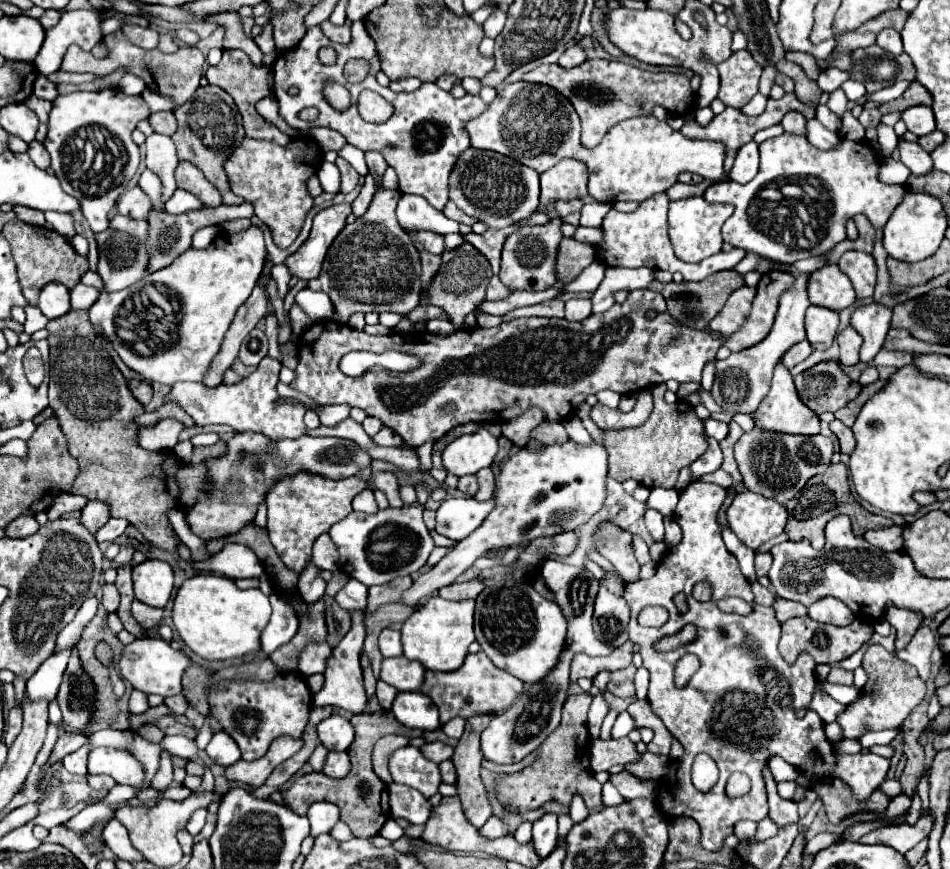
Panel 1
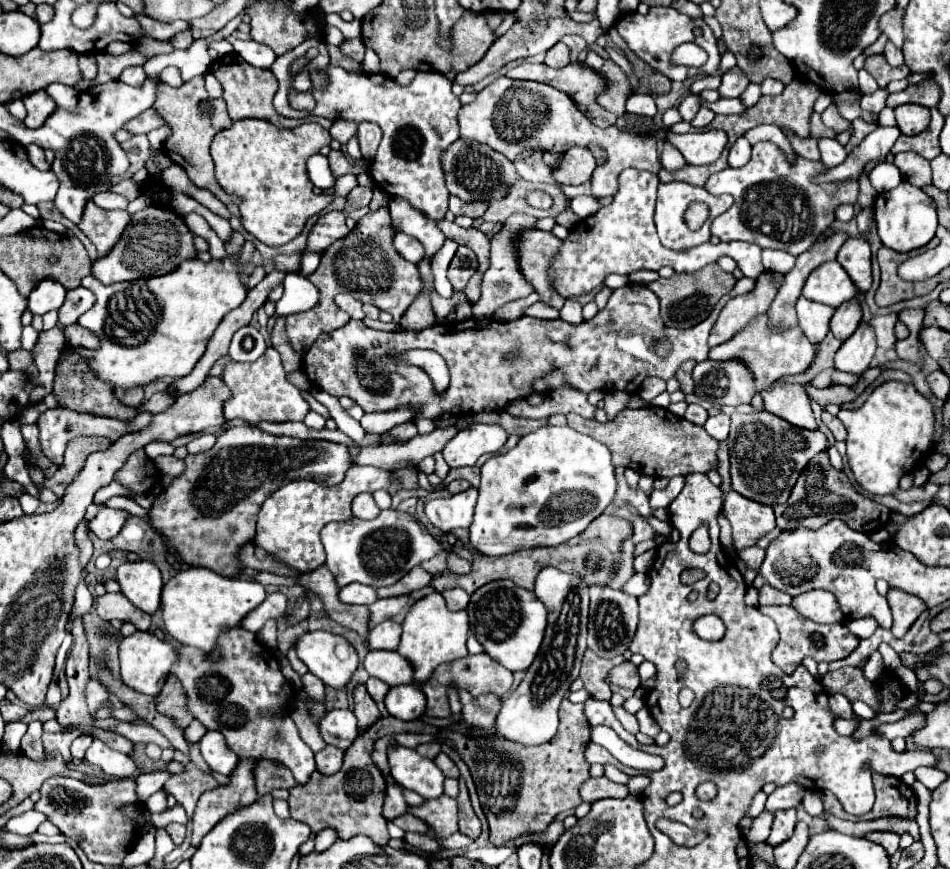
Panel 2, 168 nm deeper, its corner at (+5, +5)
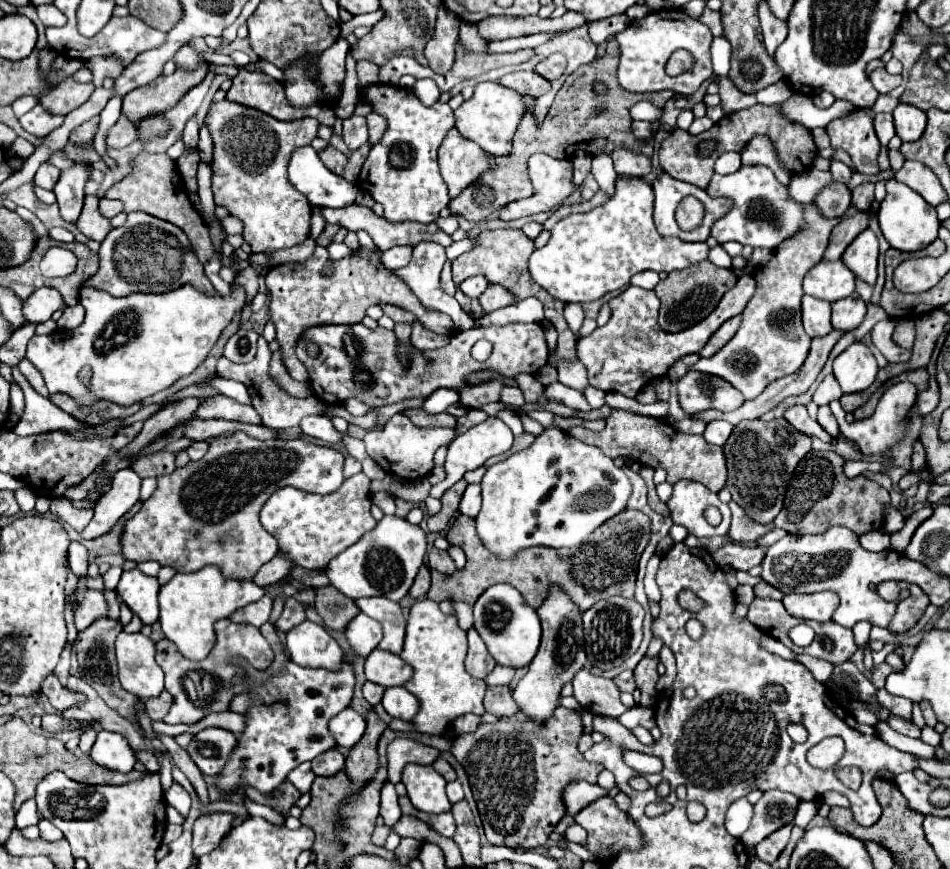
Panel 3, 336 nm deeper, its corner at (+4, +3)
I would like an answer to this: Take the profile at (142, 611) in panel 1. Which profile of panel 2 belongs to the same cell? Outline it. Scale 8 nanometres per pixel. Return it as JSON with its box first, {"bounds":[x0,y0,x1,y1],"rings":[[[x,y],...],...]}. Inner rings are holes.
{"bounds":[96,594,150,630],"rings":[[[104,594],[96,598],[96,614],[102,620],[112,620],[118,618],[122,622],[132,622],[138,630],[148,630],[150,626],[150,616],[142,610],[138,610],[124,594]]]}

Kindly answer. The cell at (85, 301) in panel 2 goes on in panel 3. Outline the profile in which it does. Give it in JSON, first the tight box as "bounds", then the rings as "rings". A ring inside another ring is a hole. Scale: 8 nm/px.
{"bounds":[57,304,85,328],"rings":[[[81,304],[75,306],[67,306],[63,310],[63,316],[57,320],[59,328],[77,328],[85,318],[85,308]]]}

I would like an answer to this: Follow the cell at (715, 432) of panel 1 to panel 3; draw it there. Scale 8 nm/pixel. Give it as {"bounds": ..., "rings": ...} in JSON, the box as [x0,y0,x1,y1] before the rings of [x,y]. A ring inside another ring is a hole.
{"bounds":[703,420,733,446],"rings":[[[713,420],[713,422],[707,424],[703,436],[705,436],[707,442],[711,442],[711,444],[715,444],[715,446],[725,446],[725,442],[727,442],[731,430],[733,430],[733,426],[731,426],[729,422]]]}

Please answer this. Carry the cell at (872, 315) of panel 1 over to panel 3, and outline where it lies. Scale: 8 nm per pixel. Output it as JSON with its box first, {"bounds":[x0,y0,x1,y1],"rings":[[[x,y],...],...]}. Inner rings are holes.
{"bounds":[833,342,877,394],"rings":[[[853,342],[833,360],[833,374],[845,394],[869,388],[877,376],[877,370],[877,360],[863,342]]]}

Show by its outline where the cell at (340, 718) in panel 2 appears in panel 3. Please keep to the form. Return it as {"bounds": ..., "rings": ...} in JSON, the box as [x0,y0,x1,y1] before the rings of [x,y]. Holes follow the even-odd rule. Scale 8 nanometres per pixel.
{"bounds":[329,708,365,748],"rings":[[[345,708],[343,712],[339,712],[331,722],[329,722],[329,732],[335,738],[337,746],[343,748],[351,748],[353,744],[357,744],[357,740],[363,736],[365,732],[365,720],[361,714],[357,714],[351,708]]]}

